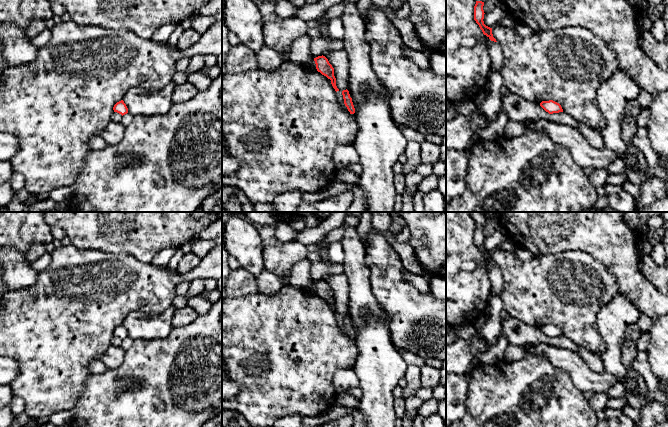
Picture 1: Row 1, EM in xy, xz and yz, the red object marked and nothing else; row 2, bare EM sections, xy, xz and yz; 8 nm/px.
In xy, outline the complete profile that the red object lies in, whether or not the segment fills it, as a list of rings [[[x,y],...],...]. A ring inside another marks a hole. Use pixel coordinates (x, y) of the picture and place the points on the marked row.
[[[123,100],[117,102],[113,107],[114,112],[121,114],[122,116],[128,113],[128,108]]]

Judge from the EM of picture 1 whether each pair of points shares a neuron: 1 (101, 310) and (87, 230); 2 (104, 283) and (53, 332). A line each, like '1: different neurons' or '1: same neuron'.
1: different neurons
2: same neuron

